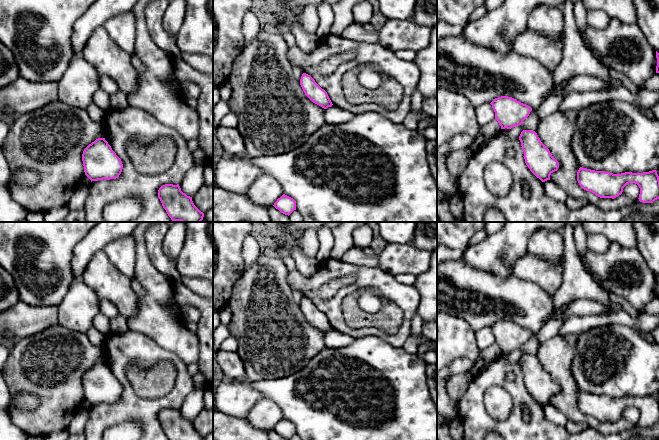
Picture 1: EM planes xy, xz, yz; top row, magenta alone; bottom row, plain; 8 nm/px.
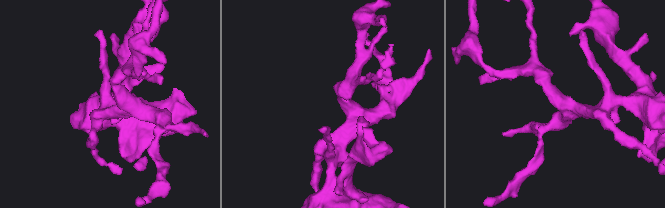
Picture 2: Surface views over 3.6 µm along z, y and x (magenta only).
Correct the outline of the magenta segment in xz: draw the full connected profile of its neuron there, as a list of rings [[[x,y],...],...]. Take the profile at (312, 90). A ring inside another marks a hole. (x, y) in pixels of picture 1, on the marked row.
[[[303,73],[300,79],[300,85],[305,95],[313,103],[324,109],[327,109],[333,105],[327,92],[322,89],[310,75]]]

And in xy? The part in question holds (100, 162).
[[[98,138],[83,151],[85,175],[92,181],[116,179],[122,172],[121,159],[105,138]]]

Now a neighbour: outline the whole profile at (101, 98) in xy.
[[[102,89],[96,91],[93,96],[93,102],[103,111],[111,109],[110,95]]]

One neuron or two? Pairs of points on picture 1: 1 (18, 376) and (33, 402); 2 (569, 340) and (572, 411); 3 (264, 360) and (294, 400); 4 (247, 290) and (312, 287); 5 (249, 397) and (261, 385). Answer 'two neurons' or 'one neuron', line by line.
1: two neurons
2: one neuron
3: two neurons
4: two neurons
5: two neurons

